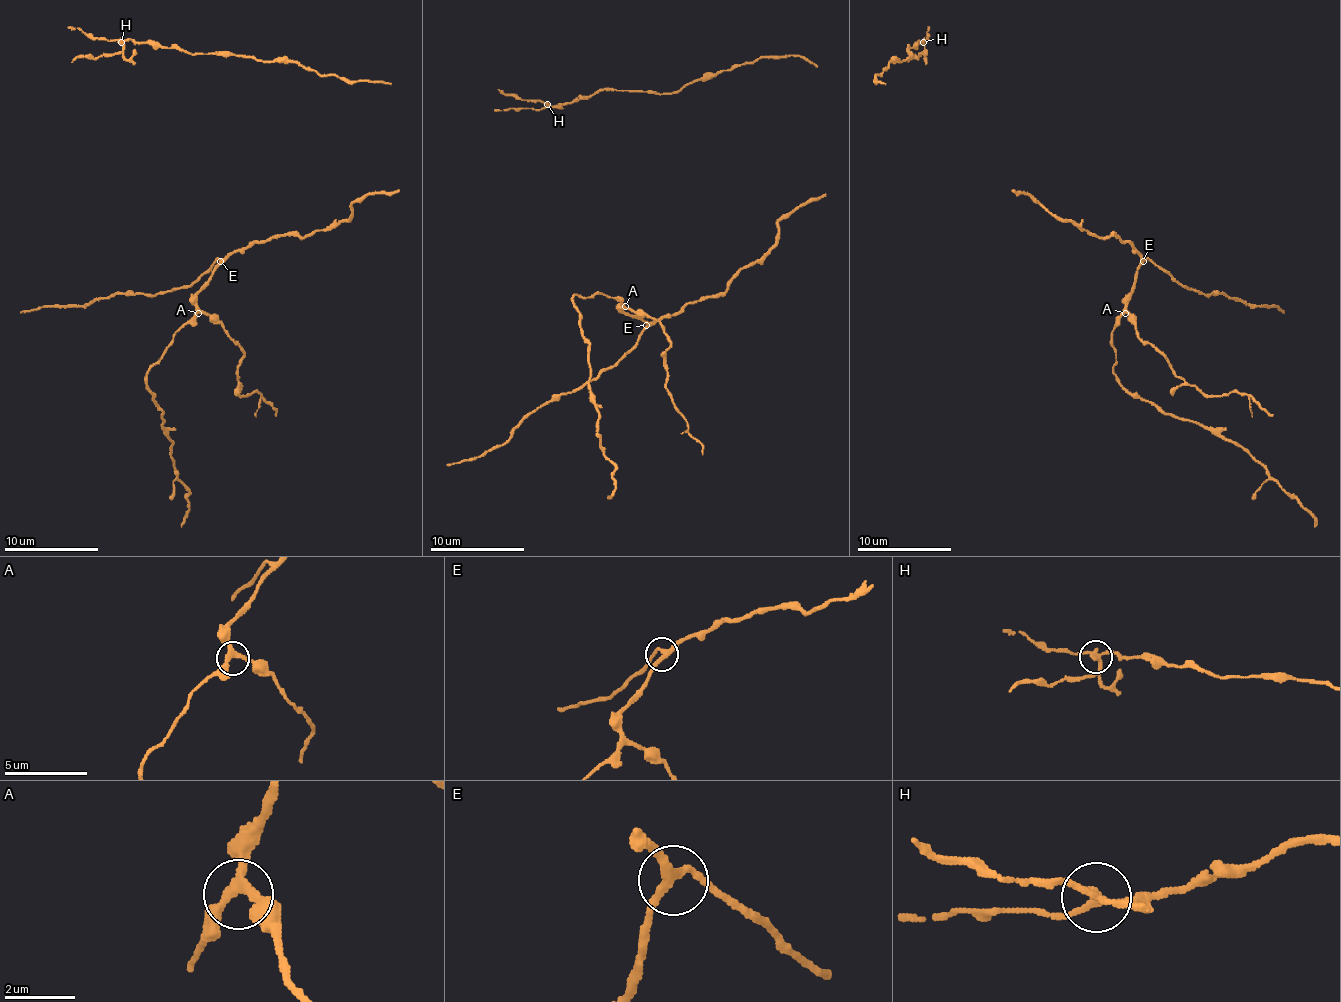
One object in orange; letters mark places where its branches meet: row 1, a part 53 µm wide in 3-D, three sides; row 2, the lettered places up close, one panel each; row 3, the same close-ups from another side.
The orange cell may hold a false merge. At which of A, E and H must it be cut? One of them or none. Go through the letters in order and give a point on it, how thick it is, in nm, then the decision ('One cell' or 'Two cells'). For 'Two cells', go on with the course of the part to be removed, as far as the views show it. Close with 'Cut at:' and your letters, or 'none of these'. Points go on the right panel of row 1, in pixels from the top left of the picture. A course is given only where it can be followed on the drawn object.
A: Place: (1125, 313). Thickness 240 nm. One cell
E: Place: (1143, 261). Thickness 240 nm. One cell
H: Place: (923, 42). Thickness 170 nm. Two cells. Course of the part to remove: (924, 41), (919, 58), (912, 58), (907, 63)
Cut at: H

